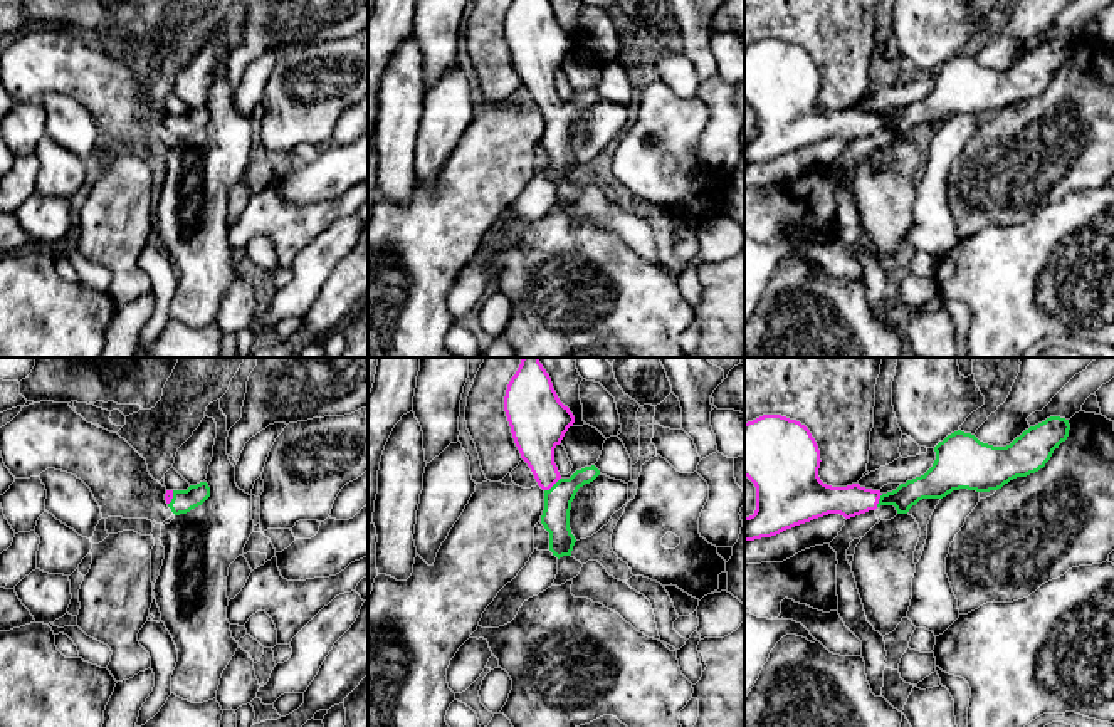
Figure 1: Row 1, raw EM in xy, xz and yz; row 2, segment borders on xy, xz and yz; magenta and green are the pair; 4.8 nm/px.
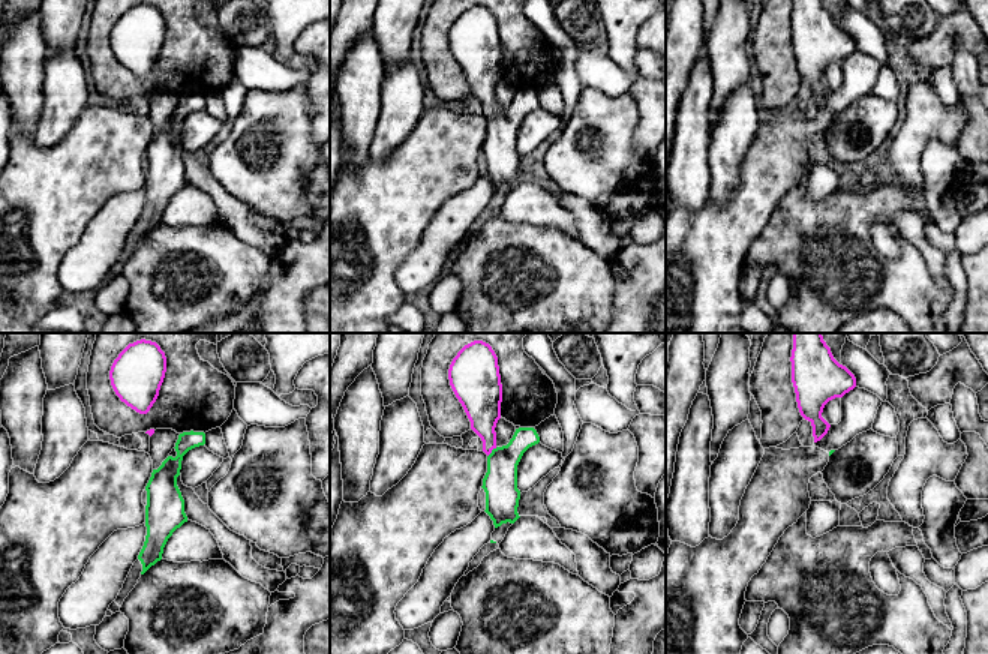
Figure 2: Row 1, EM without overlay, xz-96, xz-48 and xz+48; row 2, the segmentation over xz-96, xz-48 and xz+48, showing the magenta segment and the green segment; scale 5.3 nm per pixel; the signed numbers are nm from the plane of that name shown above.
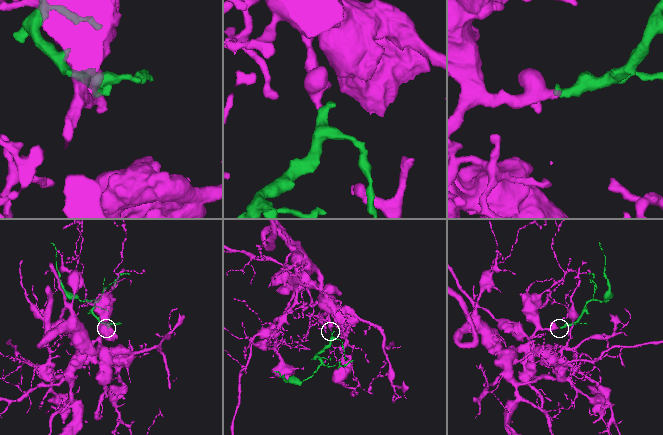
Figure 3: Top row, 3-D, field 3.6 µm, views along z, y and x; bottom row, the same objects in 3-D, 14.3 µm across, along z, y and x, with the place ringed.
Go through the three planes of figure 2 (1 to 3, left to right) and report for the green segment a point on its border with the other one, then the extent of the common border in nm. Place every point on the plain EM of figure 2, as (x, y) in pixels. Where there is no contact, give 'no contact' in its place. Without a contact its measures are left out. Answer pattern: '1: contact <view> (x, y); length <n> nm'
1: no contact
2: contact xz-48 (491, 116); length 80 nm
3: no contact

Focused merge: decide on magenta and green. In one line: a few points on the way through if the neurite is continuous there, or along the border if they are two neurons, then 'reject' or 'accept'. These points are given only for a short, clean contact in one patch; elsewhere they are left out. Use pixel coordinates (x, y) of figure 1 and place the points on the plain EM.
runs through xz (536, 61), (541, 89), (551, 109), (558, 116), (558, 123); accept

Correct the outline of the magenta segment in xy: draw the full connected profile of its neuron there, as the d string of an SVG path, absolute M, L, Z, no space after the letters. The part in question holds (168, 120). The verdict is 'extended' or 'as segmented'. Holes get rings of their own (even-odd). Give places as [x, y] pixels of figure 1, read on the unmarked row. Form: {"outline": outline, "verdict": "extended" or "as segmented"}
{"outline": "M207 106L190 109L187 114L166 114L165 124L175 139L187 138L210 121Z", "verdict": "extended"}

